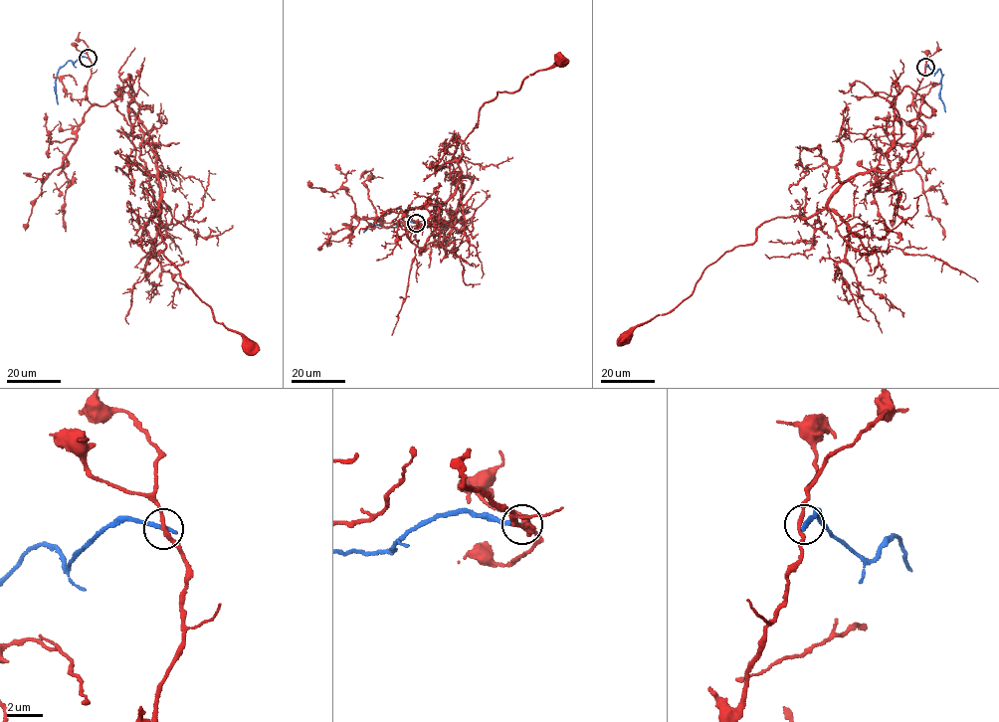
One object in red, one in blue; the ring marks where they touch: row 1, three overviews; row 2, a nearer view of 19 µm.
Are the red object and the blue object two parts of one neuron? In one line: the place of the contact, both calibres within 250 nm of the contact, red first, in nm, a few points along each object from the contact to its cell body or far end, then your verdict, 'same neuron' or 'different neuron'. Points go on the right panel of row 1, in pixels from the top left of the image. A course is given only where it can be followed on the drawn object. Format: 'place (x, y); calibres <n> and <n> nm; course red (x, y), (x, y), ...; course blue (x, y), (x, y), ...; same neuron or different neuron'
place (925, 67); calibres 200 and 300 nm; course red (925, 67), (912, 106), (933, 112), (923, 99), (901, 165), (854, 175), (812, 215), (766, 221), (625, 338); course blue (925, 67), (928, 65), (935, 72), (939, 69), (942, 74), (940, 98), (945, 111); different neuron

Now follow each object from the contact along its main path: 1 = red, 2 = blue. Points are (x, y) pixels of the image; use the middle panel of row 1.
1: (416, 222), (403, 216), (410, 240), (439, 236), (443, 246), (479, 110), (560, 61)
2: (416, 223), (403, 221), (396, 227), (373, 225), (363, 232)

